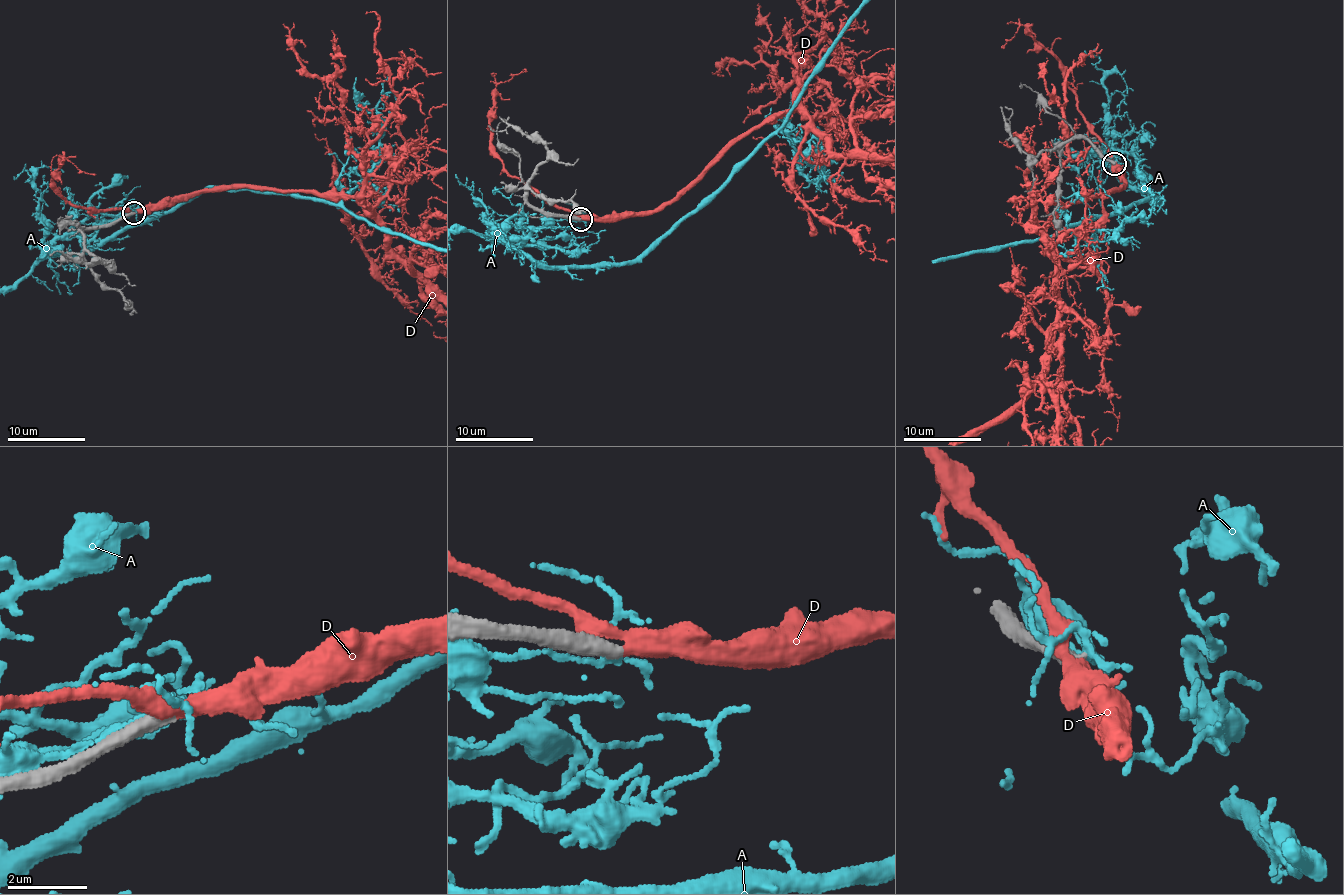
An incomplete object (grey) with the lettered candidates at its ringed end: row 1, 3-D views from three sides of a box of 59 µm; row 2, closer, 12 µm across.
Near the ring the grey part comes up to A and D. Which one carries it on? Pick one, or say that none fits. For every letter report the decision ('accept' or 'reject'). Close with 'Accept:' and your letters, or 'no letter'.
A: reject
D: accept
Accept: D

